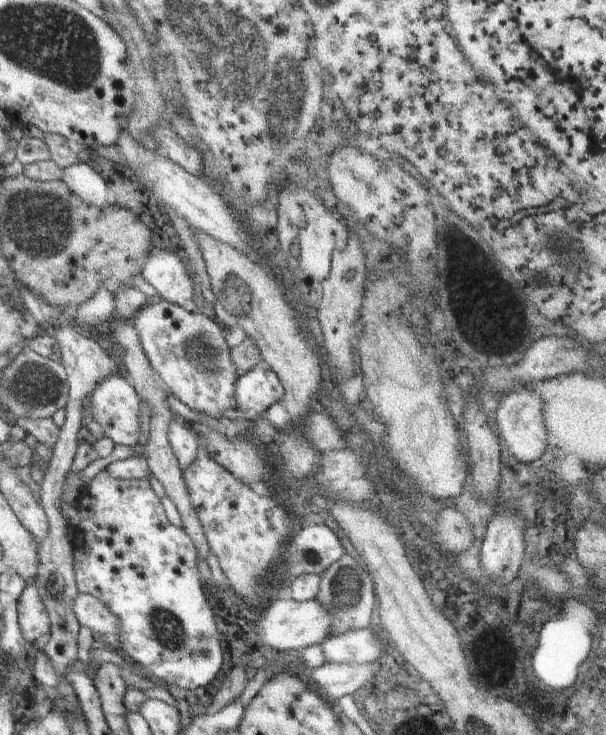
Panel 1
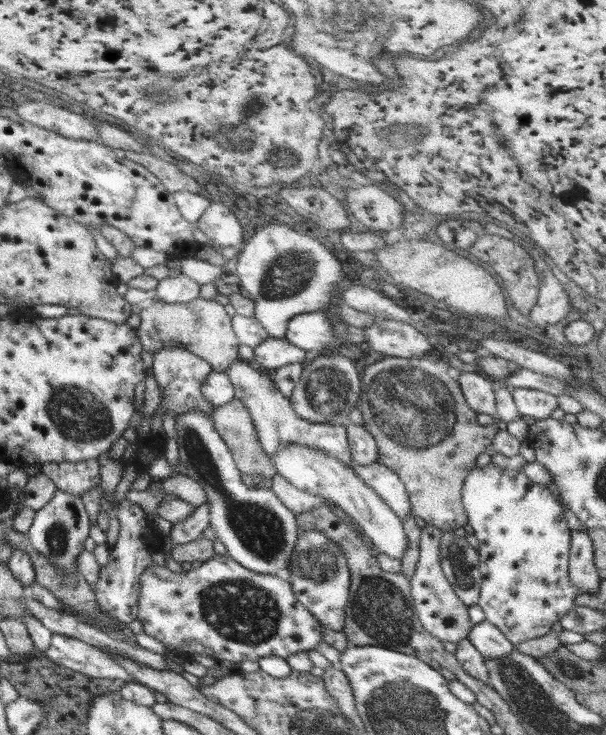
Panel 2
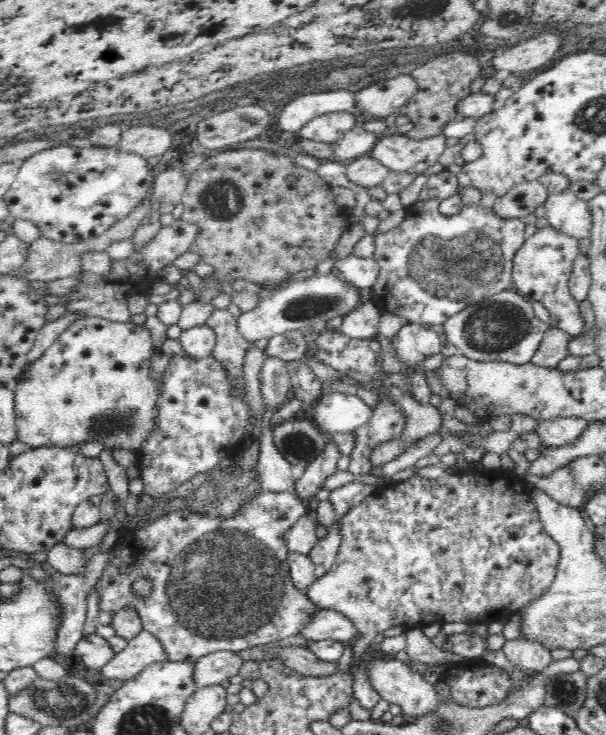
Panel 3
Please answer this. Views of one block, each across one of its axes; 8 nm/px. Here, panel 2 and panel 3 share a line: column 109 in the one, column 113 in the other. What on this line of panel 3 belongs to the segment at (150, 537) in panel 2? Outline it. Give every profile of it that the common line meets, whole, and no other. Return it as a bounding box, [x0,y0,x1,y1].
[94,490,318,662]

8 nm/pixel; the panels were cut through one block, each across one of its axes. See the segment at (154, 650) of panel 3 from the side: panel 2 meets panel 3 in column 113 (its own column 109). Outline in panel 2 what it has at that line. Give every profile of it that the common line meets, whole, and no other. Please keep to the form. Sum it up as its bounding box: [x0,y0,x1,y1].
[44,634,133,680]

